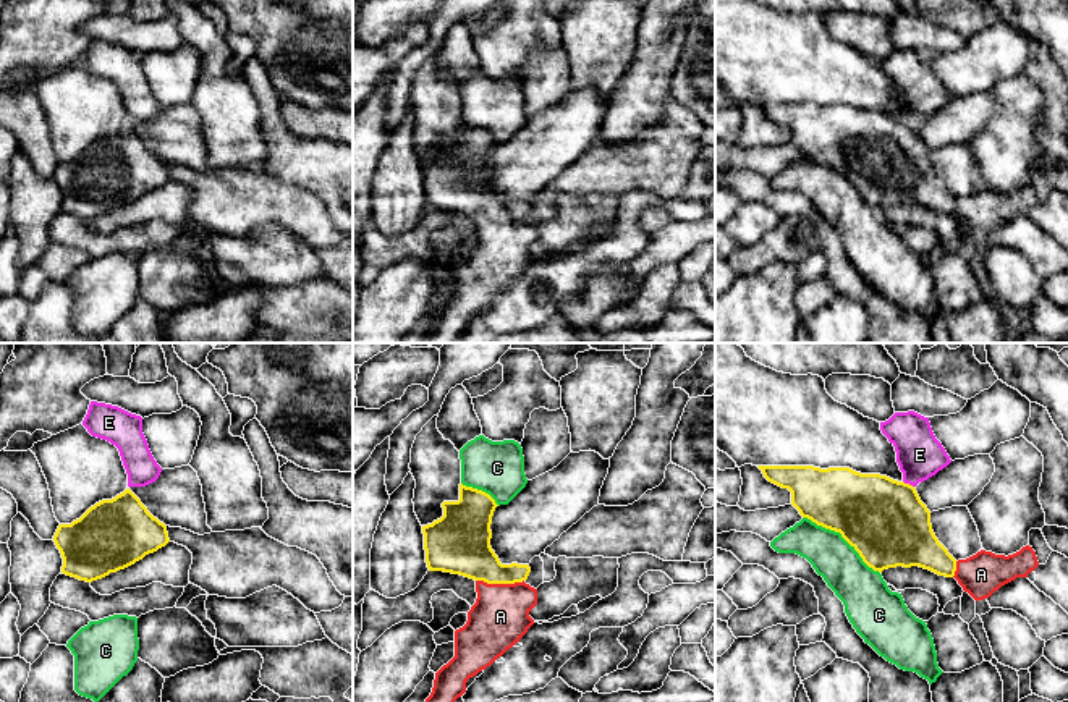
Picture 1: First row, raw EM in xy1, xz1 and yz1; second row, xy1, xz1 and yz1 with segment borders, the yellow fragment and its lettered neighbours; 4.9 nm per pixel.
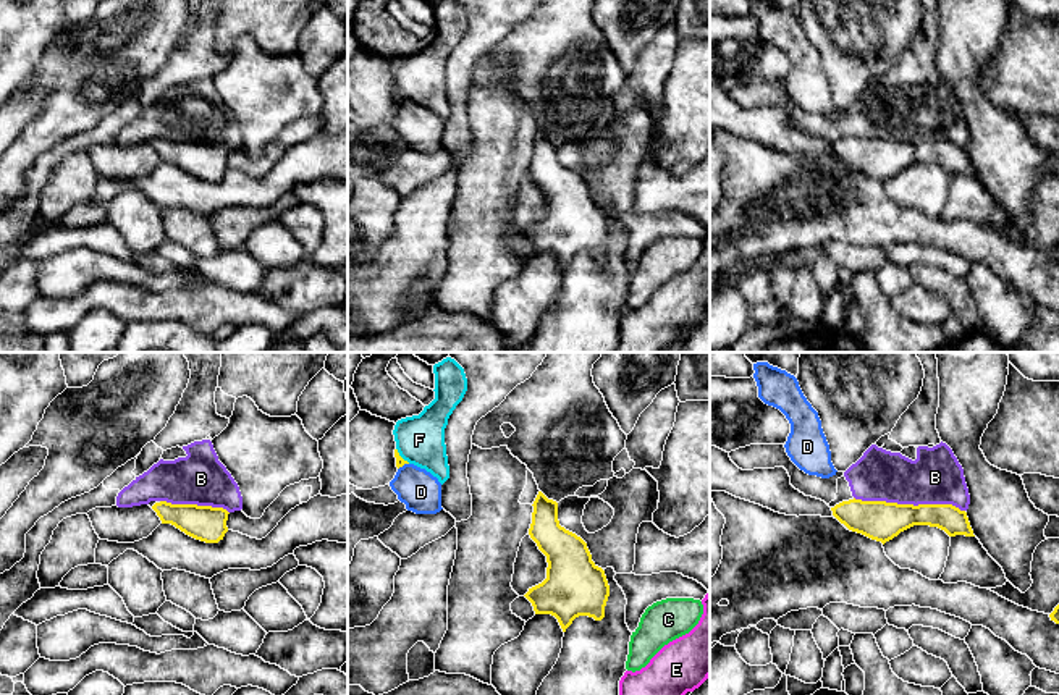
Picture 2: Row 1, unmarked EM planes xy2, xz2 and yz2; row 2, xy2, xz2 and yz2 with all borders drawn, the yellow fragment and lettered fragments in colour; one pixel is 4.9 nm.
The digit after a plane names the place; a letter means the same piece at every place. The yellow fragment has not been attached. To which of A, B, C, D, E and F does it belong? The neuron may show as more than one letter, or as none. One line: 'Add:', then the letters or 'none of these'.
Add: A

